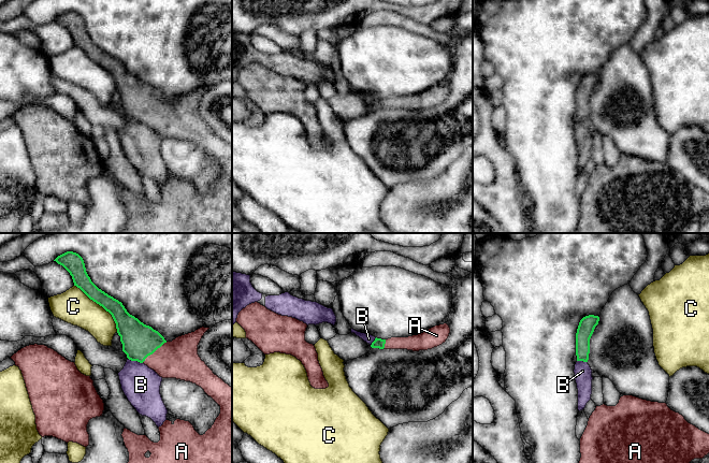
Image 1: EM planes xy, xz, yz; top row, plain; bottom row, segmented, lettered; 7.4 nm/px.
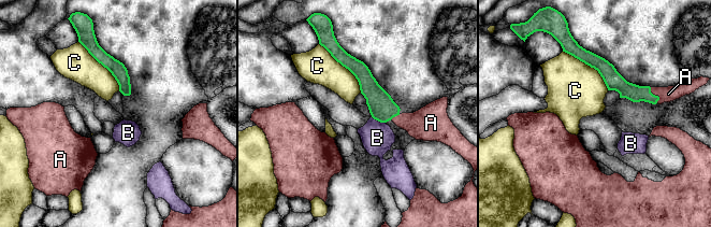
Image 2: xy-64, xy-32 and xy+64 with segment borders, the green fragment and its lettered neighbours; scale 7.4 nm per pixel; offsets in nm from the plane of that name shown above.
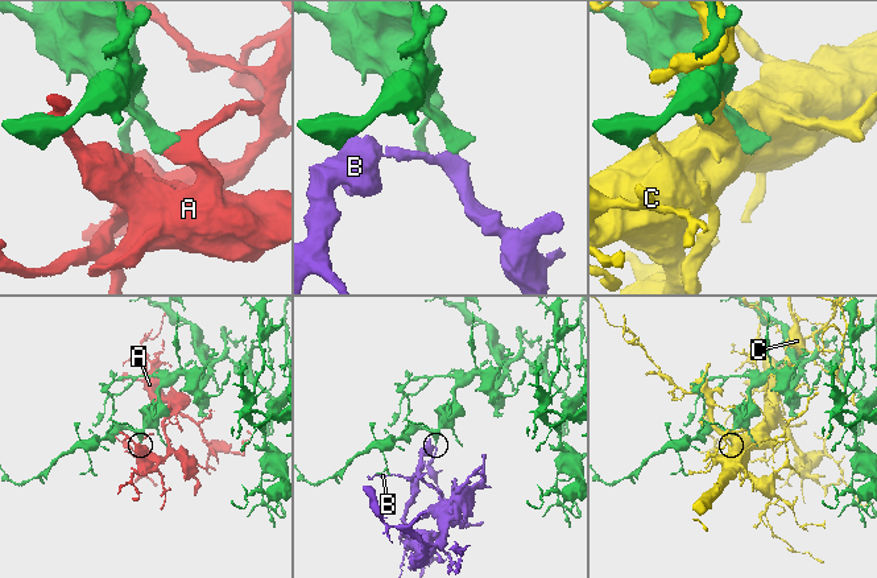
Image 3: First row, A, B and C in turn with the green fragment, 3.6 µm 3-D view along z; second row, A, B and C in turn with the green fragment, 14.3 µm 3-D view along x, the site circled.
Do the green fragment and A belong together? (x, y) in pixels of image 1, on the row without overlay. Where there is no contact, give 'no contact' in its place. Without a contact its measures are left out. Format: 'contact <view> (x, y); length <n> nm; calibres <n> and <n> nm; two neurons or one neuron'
contact xy (154, 111); length 240 nm; calibres 260 and 300 nm; one neuron

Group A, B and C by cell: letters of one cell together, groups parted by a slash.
A / B / C

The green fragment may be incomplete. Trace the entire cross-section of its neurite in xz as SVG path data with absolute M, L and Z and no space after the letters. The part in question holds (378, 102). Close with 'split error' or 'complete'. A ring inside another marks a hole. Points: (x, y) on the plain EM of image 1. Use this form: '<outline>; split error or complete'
M447 83L435 85L421 93L408 97L391 97L388 99L375 98L372 107L407 108L413 111L428 110L446 101L450 92Z; split error

